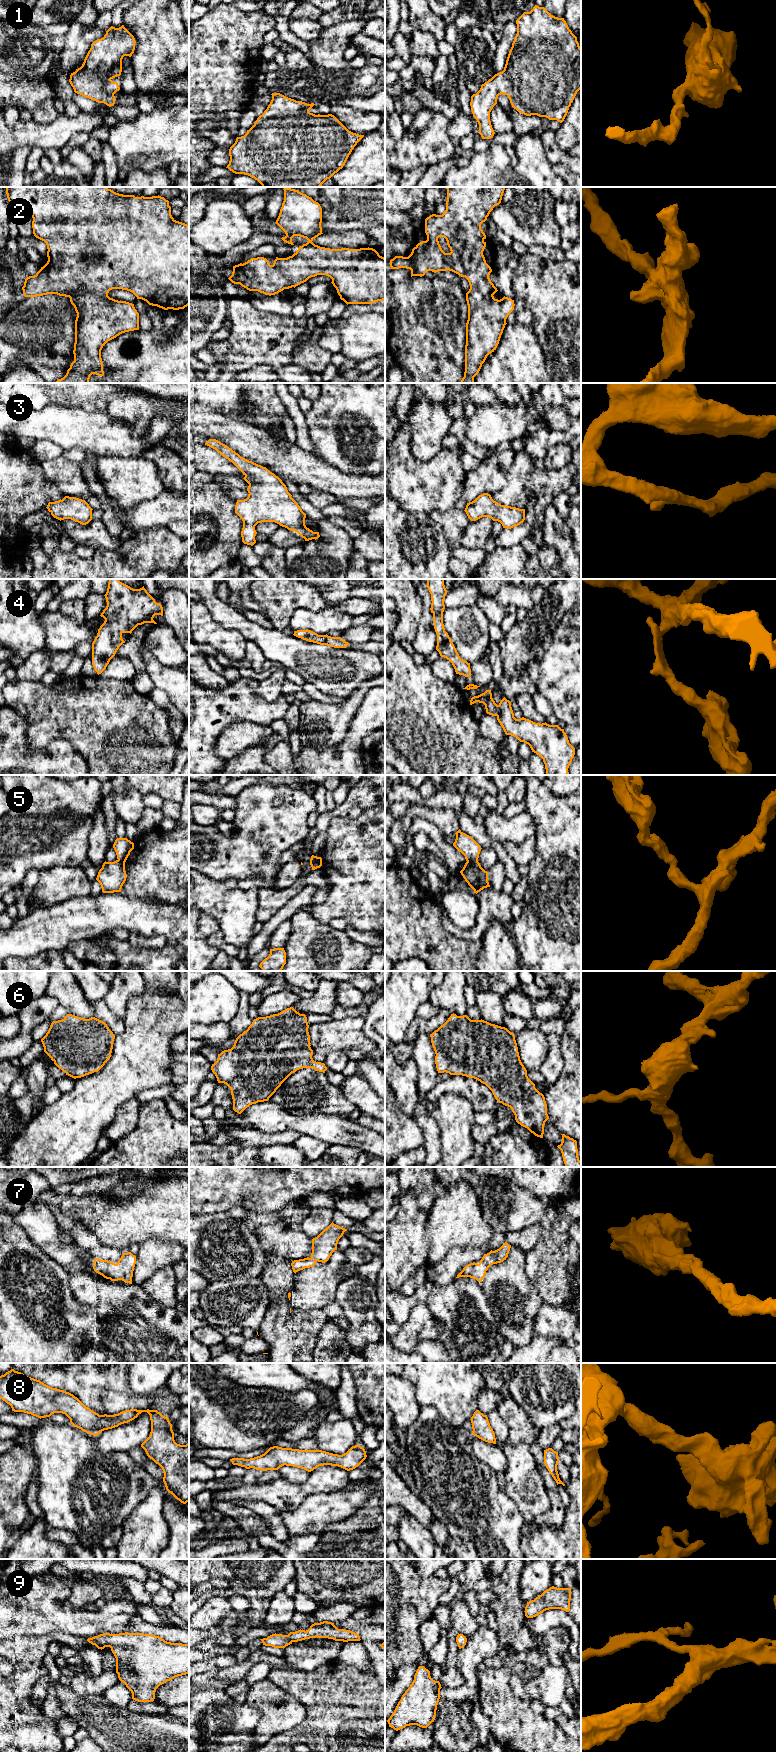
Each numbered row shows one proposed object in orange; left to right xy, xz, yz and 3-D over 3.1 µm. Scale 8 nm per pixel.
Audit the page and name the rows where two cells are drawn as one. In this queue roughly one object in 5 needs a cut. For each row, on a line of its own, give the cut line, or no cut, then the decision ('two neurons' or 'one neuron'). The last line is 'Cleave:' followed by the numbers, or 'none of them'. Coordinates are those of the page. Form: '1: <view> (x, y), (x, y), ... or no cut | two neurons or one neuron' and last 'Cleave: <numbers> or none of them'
1: no cut | one neuron
2: no cut | one neuron
3: no cut | one neuron
4: no cut | one neuron
5: yz (477, 859), (467, 861) | two neurons
6: no cut | one neuron
7: no cut | one neuron
8: no cut | one neuron
9: no cut | one neuron
Cleave: 5

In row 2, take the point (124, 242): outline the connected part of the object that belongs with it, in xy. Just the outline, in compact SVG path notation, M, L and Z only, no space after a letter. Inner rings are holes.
M6 187L6 194L9 203L13 208L28 211L33 218L32 228L36 238L44 241L47 245L47 263L34 275L25 279L22 287L25 297L37 297L47 294L57 294L70 298L71 304L77 313L75 320L75 343L74 361L67 370L66 375L54 383L89 383L90 376L96 374L103 376L103 362L101 350L110 340L122 333L139 330L139 313L134 304L126 301L118 301L108 296L112 289L122 289L132 292L137 299L146 301L149 305L157 306L164 310L184 309L189 305L189 225L176 221L171 215L169 201L161 196L135 197L134 195L123 195L114 192L107 187Z

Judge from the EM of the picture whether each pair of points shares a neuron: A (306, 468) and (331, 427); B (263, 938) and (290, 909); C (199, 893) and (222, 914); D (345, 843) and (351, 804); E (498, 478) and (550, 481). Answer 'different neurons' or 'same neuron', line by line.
A: different neurons
B: same neuron
C: same neuron
D: different neurons
E: different neurons

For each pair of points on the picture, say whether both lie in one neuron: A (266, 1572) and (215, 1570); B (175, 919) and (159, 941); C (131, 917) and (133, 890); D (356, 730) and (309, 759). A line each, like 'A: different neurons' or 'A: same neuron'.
A: same neuron
B: different neurons
C: different neurons
D: same neuron

